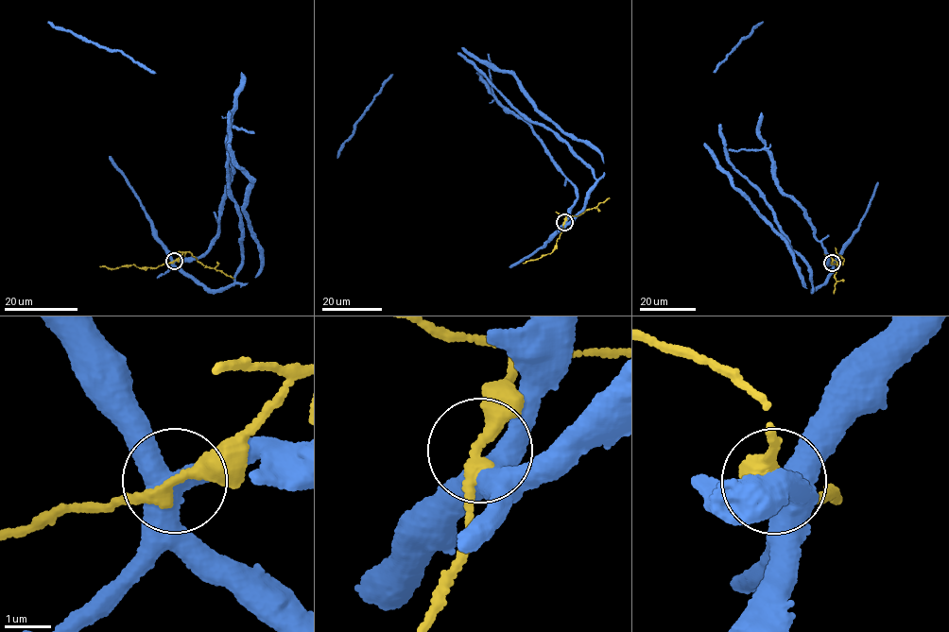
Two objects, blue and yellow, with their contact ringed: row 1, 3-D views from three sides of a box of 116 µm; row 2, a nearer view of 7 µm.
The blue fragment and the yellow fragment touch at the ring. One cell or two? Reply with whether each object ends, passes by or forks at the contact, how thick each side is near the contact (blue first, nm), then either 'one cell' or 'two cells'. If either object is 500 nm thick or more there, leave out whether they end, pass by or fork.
blue forks; yellow passes by; calibres 440 and 260 nm; two cells

